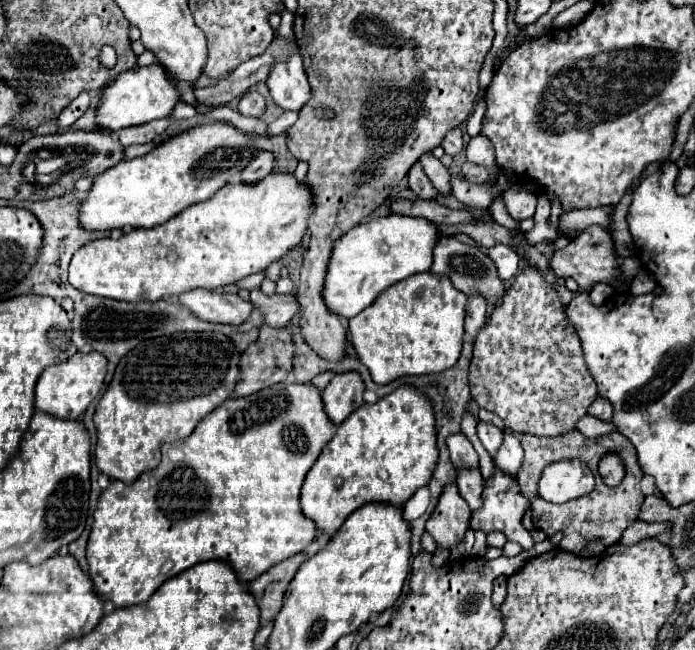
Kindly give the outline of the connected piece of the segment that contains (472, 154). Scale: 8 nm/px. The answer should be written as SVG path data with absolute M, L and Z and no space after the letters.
M482 135L472 137L468 141L468 145L466 145L466 157L468 157L468 161L480 163L480 165L486 165L486 167L494 167L496 165L494 163L494 151L492 151L490 145L492 143L486 137L482 137Z

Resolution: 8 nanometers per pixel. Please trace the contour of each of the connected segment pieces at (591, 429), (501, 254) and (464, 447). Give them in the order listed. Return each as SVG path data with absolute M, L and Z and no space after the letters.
M588 415L588 417L582 417L582 419L578 421L576 429L578 429L582 435L590 437L590 439L600 437L600 435L604 435L604 433L612 433L612 431L616 431L612 423L608 423L608 421L600 421L600 419L590 417L590 415Z
M503 244L494 245L492 249L488 249L488 257L496 265L498 277L502 281L510 281L518 273L518 261L520 261L520 257L516 255L516 251L512 247Z
M454 433L452 437L448 437L446 445L450 449L450 459L452 459L456 469L478 467L478 455L476 455L472 443L466 439L464 433Z

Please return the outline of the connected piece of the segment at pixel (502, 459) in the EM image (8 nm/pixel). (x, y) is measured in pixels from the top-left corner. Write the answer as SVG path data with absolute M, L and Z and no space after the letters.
M504 433L504 441L502 441L500 449L496 451L494 461L496 461L496 465L500 465L500 469L504 473L510 473L514 477L516 471L520 469L520 465L522 465L522 445L520 445L520 441L514 435Z

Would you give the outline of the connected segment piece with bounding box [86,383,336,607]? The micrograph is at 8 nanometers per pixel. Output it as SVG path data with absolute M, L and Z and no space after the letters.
M278 383L278 385L272 385L268 389L254 393L250 397L240 397L240 399L232 397L232 399L224 401L224 405L216 407L212 413L208 413L208 417L204 417L204 421L200 421L200 425L194 429L194 433L188 439L180 439L180 441L164 447L162 465L158 465L152 471L142 473L132 485L124 485L122 481L110 481L110 487L100 495L98 507L94 511L94 525L92 525L92 533L88 539L88 549L86 549L88 573L90 573L96 593L100 593L100 597L104 601L112 601L114 607L132 607L132 605L140 605L140 603L148 601L152 597L152 593L170 577L174 577L202 561L210 561L210 559L228 561L228 565L234 569L234 573L238 573L238 581L250 583L252 579L256 579L258 575L262 575L264 571L274 567L276 563L280 563L296 553L302 553L316 539L316 525L312 525L312 521L306 519L304 513L300 511L300 487L302 487L306 473L310 471L310 467L314 465L314 461L318 459L318 455L326 447L326 443L334 437L334 433L336 433L336 425L324 413L320 389L316 389L312 385Z

